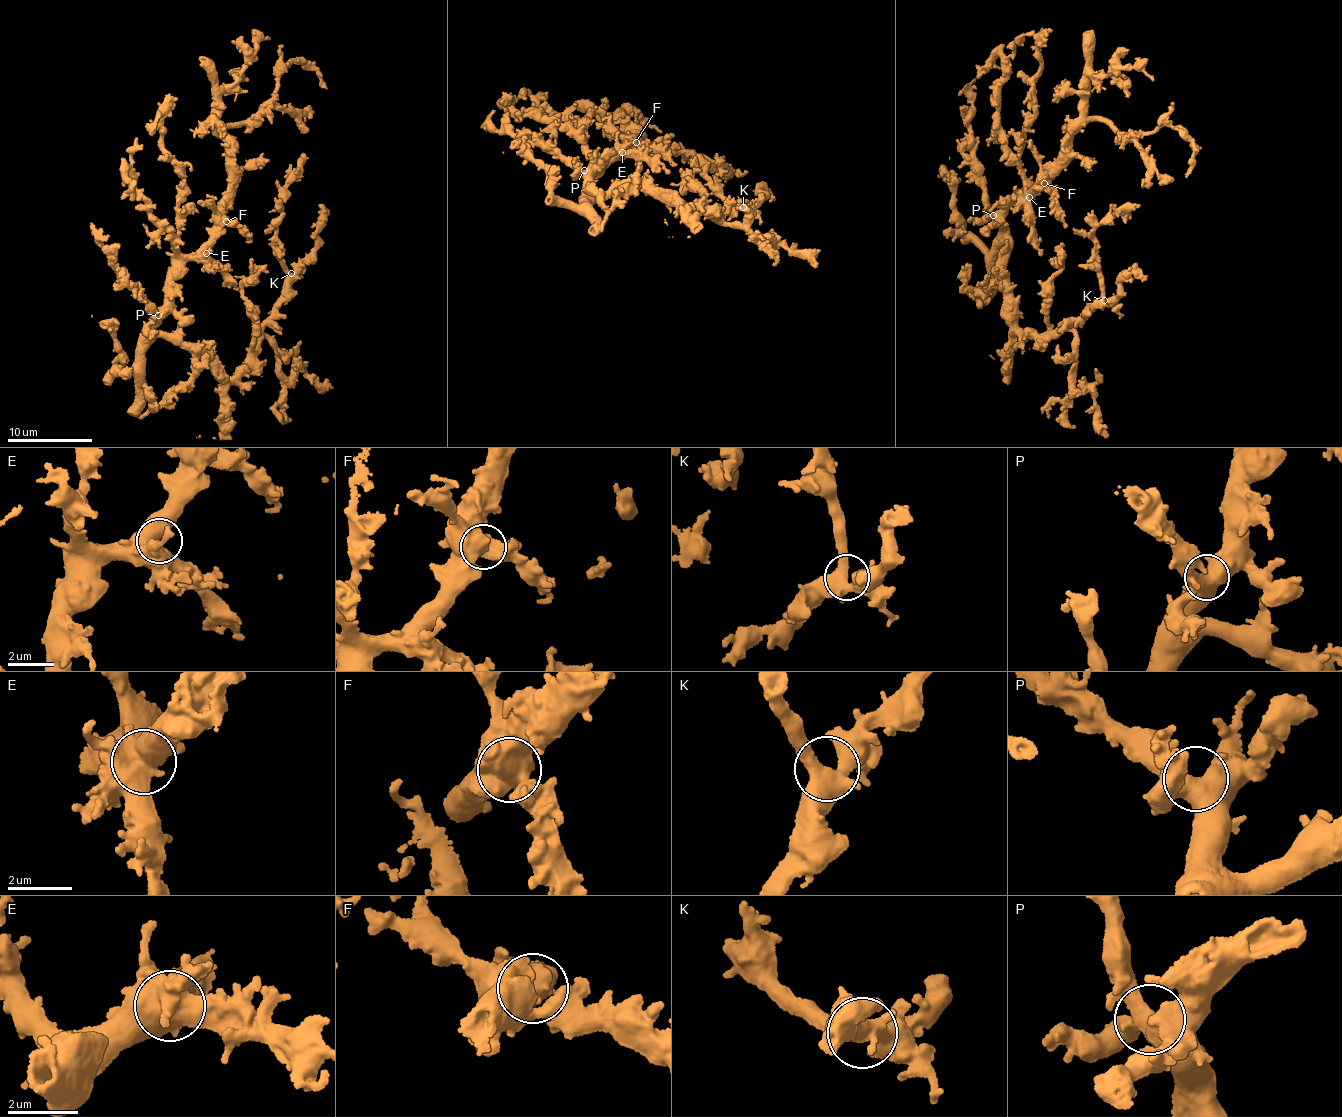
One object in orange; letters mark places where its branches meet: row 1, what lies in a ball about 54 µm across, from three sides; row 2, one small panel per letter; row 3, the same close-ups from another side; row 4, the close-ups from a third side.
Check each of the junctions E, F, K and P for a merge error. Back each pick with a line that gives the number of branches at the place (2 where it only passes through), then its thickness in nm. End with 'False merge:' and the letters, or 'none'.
False merge: none

